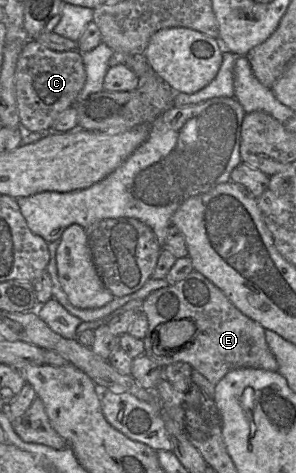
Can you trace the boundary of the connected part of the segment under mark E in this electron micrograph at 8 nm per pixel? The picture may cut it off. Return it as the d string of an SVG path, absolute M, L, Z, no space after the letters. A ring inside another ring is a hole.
M193 270L186 278L151 293L144 301L142 311L148 320L144 341L144 354L156 364L167 365L182 362L201 373L214 386L230 371L255 368L278 372L278 363L265 337L265 329L242 314L206 277ZM191 320L196 332L191 341L173 352L163 351L160 344L160 326L169 321Z

